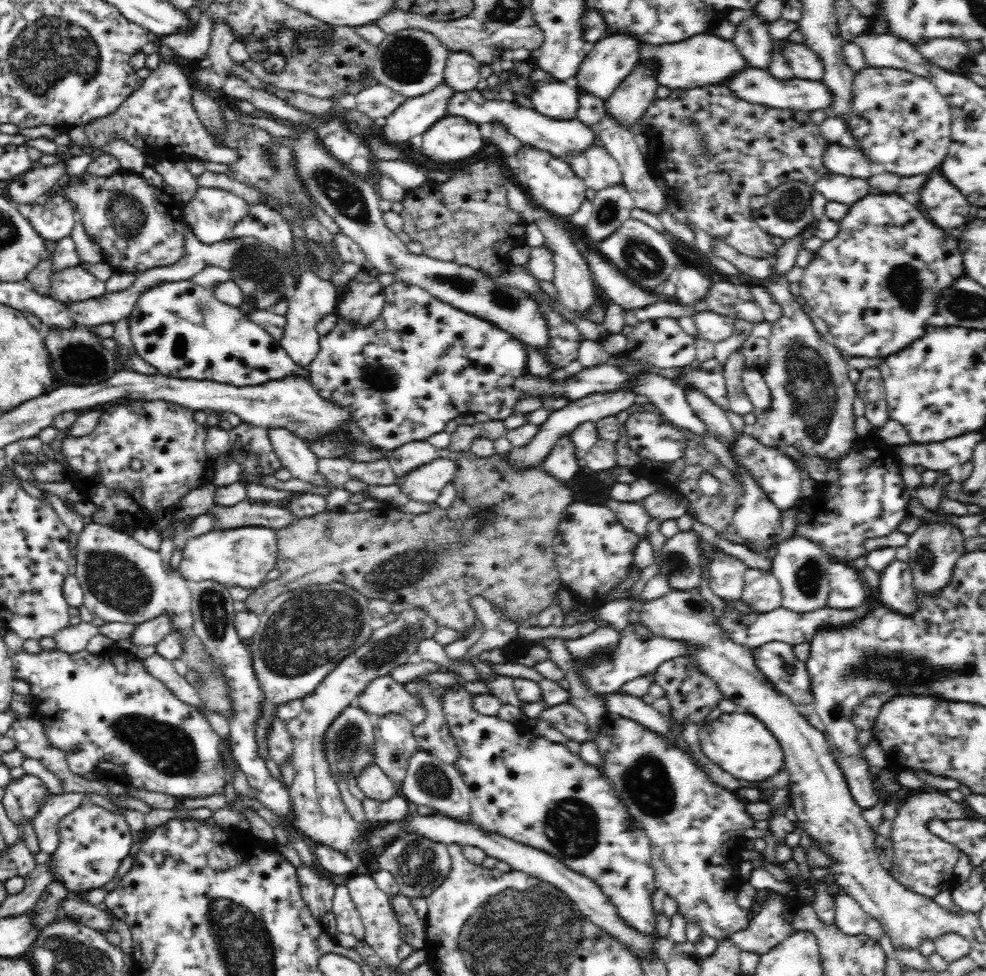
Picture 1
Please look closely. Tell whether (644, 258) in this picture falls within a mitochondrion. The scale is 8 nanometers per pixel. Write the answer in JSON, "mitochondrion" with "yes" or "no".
{"mitochondrion":"yes"}

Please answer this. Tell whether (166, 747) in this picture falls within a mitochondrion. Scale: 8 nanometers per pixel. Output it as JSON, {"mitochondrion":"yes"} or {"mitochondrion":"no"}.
{"mitochondrion":"yes"}

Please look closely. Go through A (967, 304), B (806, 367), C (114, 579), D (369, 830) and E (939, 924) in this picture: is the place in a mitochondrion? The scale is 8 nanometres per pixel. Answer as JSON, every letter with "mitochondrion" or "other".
{"A":"mitochondrion","B":"mitochondrion","C":"mitochondrion","D":"other","E":"other"}

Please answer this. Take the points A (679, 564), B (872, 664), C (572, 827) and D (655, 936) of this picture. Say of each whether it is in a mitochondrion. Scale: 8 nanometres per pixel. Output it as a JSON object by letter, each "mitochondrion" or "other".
{"A":"mitochondrion","B":"mitochondrion","C":"mitochondrion","D":"other"}

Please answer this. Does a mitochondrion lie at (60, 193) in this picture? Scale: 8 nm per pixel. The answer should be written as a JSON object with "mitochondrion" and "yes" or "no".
{"mitochondrion":"no"}

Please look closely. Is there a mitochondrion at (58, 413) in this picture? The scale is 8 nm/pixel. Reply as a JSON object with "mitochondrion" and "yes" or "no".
{"mitochondrion":"no"}

